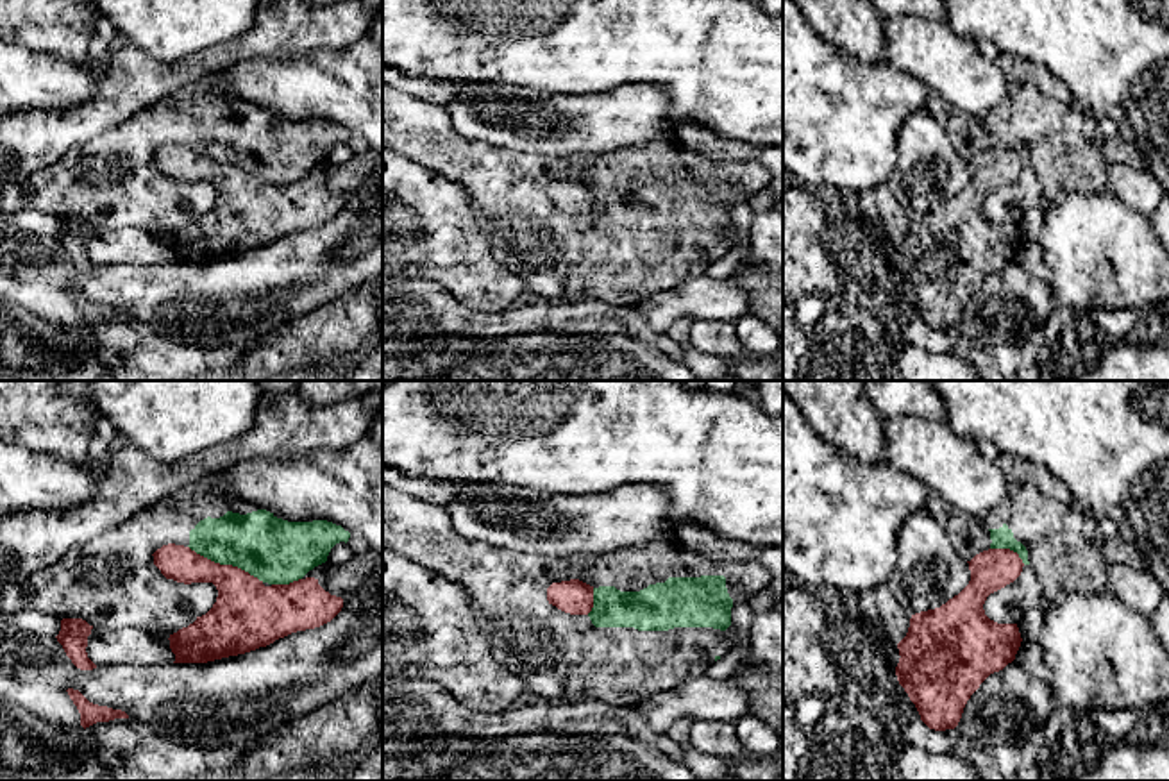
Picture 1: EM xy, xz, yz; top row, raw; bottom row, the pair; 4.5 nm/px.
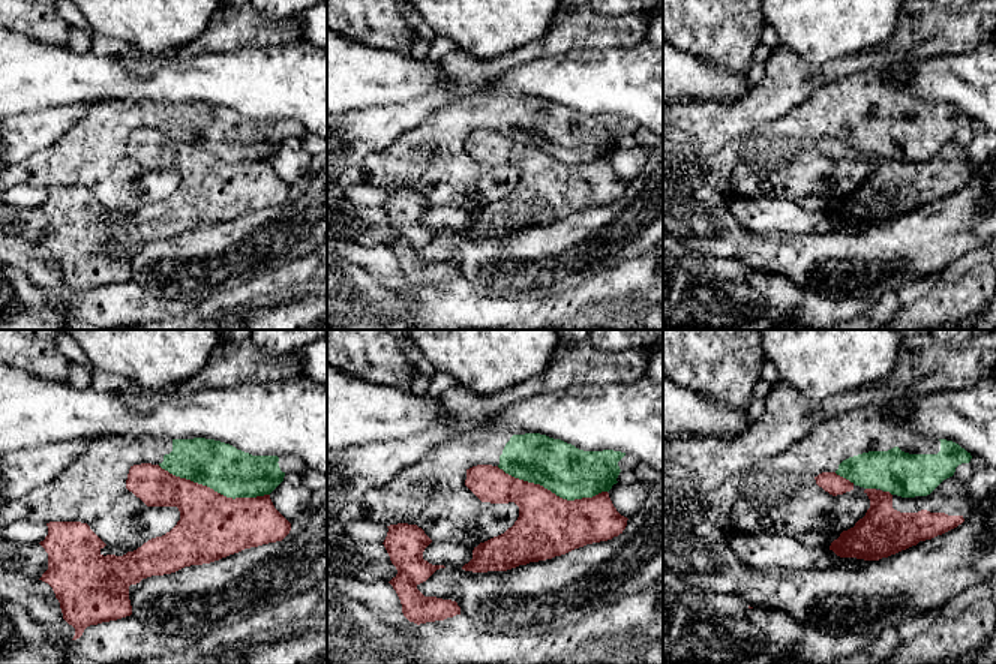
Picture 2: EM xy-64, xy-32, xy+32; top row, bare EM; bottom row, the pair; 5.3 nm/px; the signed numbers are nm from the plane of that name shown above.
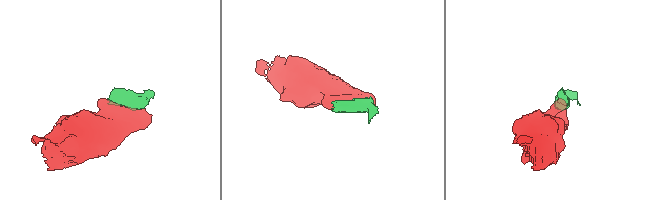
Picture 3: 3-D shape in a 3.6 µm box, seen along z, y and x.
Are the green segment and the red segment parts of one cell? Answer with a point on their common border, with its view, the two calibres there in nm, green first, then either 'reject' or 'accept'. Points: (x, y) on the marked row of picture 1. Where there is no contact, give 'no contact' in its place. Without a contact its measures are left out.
contact xy (226, 563); calibres 300 and 300 nm; reject

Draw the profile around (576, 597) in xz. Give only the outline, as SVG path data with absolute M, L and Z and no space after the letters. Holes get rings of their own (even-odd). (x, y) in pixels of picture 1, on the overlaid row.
M579 581L552 583L547 588L549 604L570 615L588 615L593 608L593 586Z

